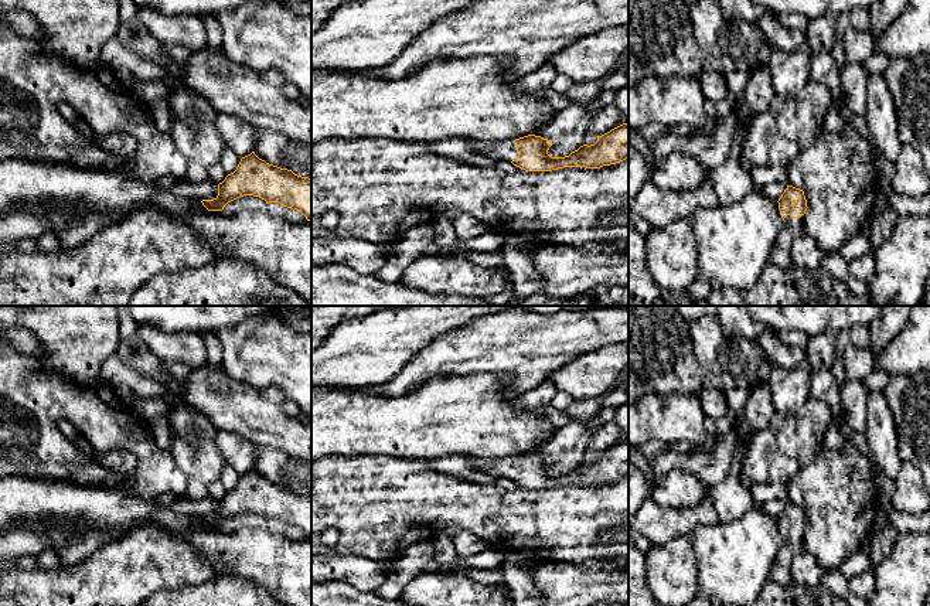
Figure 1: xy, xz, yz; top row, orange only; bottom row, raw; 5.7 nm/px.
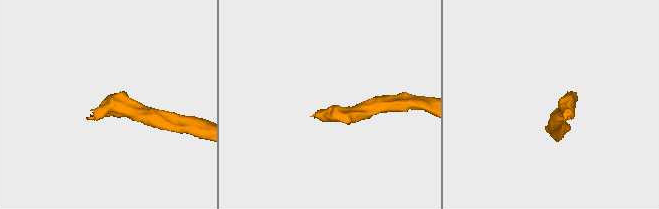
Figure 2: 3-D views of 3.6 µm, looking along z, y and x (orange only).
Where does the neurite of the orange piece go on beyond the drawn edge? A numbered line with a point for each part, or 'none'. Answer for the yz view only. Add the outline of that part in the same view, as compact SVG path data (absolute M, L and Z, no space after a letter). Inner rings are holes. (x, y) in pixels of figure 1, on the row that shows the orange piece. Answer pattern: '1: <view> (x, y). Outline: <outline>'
1: yz (780, 256). Outline: M790 215L784 218L786 225L781 229L770 252L769 263L773 263L781 269L788 269L793 265L790 249L793 242L793 234L796 229L794 221L796 218Z

